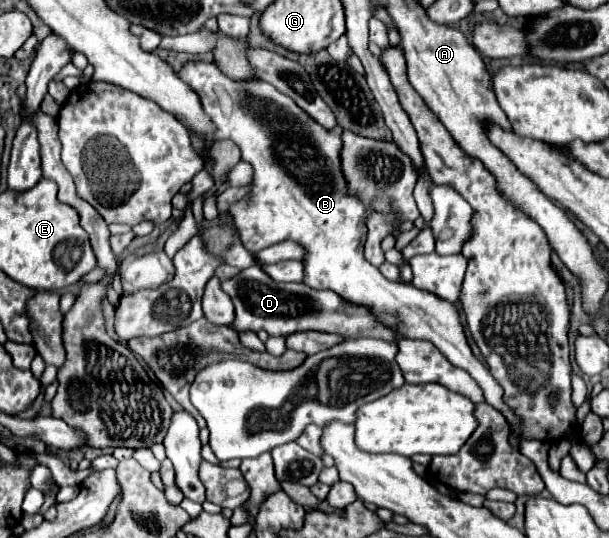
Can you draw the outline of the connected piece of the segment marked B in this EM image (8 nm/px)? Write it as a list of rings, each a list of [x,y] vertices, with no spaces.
[[[189,62],[179,70],[179,76],[199,94],[203,110],[217,124],[217,138],[233,140],[241,148],[241,158],[255,170],[251,194],[229,208],[243,246],[253,254],[281,240],[293,240],[305,246],[303,282],[307,286],[317,290],[327,288],[353,304],[369,306],[383,324],[397,326],[397,334],[403,338],[435,344],[451,364],[471,374],[483,388],[487,404],[501,410],[515,430],[519,430],[519,420],[501,400],[503,388],[473,356],[457,308],[435,294],[417,290],[413,284],[387,280],[379,268],[363,258],[367,208],[357,198],[347,196],[345,190],[339,168],[341,126],[323,130],[277,88],[261,80],[233,82],[213,62]]]

